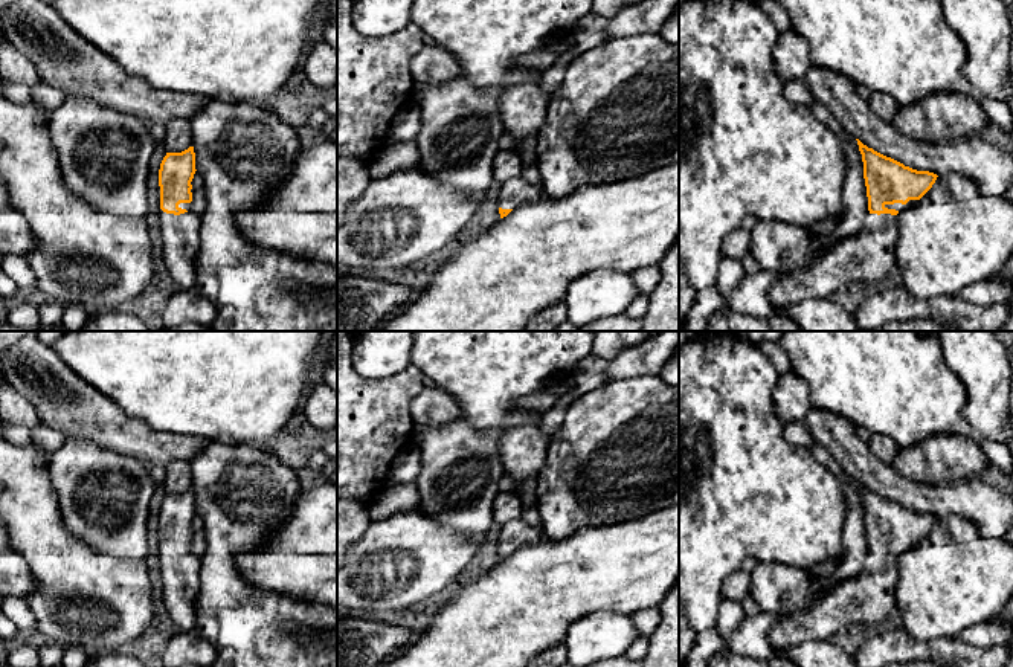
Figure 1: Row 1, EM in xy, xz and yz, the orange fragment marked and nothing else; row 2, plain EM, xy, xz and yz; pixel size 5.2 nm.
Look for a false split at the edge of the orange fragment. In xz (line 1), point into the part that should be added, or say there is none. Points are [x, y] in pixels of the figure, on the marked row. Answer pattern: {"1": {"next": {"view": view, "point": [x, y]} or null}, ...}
{"1": {"next": {"view": "xz", "point": [516, 191]}}}

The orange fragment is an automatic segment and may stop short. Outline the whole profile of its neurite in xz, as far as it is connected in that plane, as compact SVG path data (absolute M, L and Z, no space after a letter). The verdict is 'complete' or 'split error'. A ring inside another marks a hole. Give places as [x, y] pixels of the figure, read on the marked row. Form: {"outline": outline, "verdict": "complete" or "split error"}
{"outline": "M522 176L502 183L497 206L500 218L523 203L537 203L545 197L540 188L526 182Z", "verdict": "split error"}

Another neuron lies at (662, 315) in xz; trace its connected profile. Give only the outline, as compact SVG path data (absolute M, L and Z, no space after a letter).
M679 235L659 263L661 278L651 290L639 331L679 331Z

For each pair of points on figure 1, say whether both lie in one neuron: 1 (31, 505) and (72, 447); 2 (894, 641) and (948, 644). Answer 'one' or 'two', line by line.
1: two
2: one

